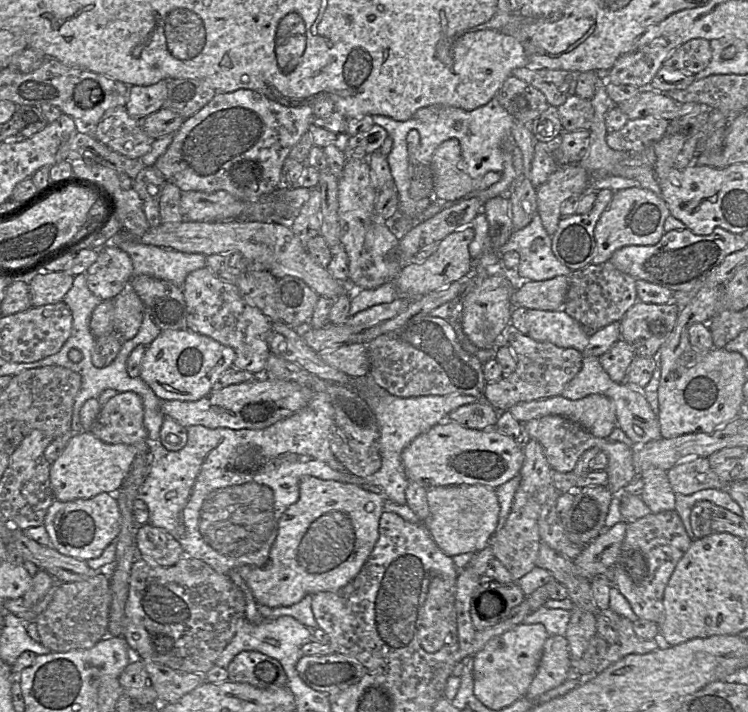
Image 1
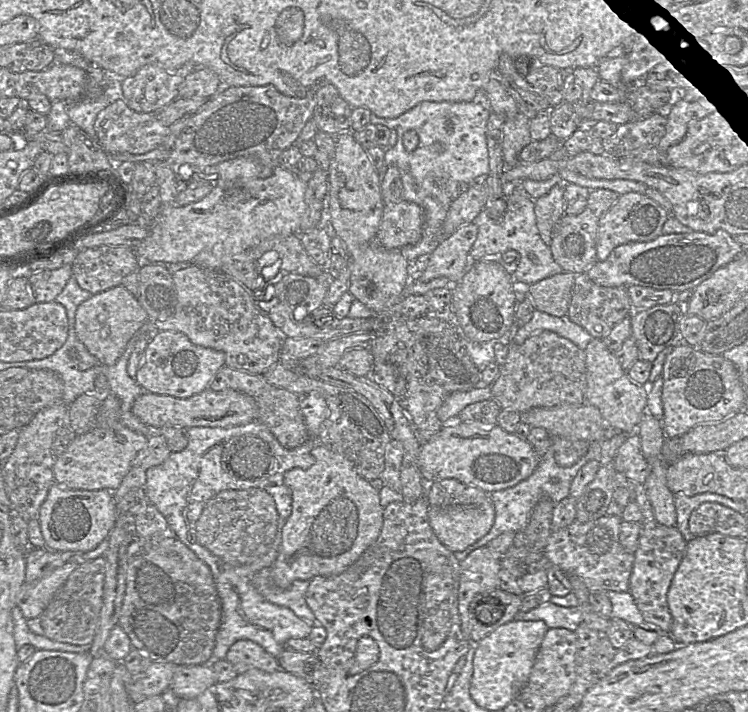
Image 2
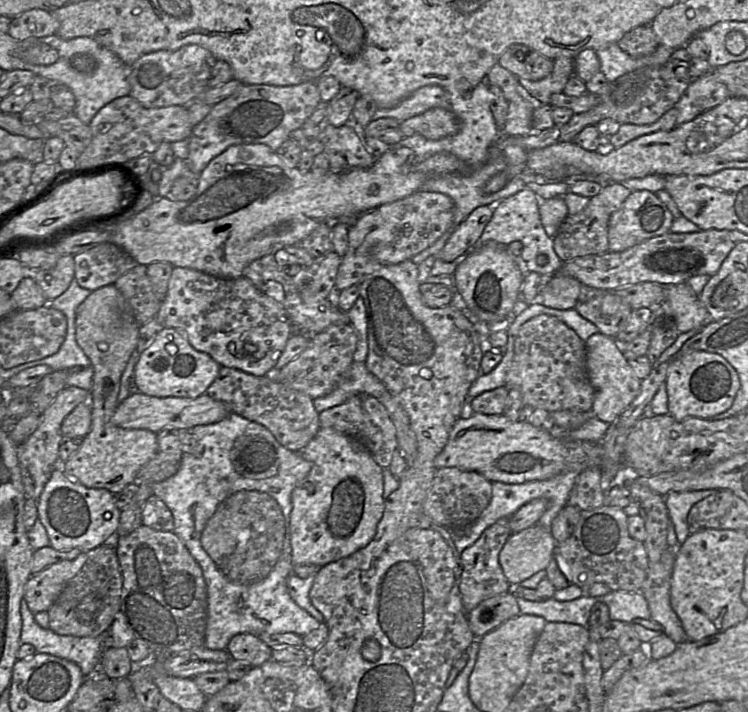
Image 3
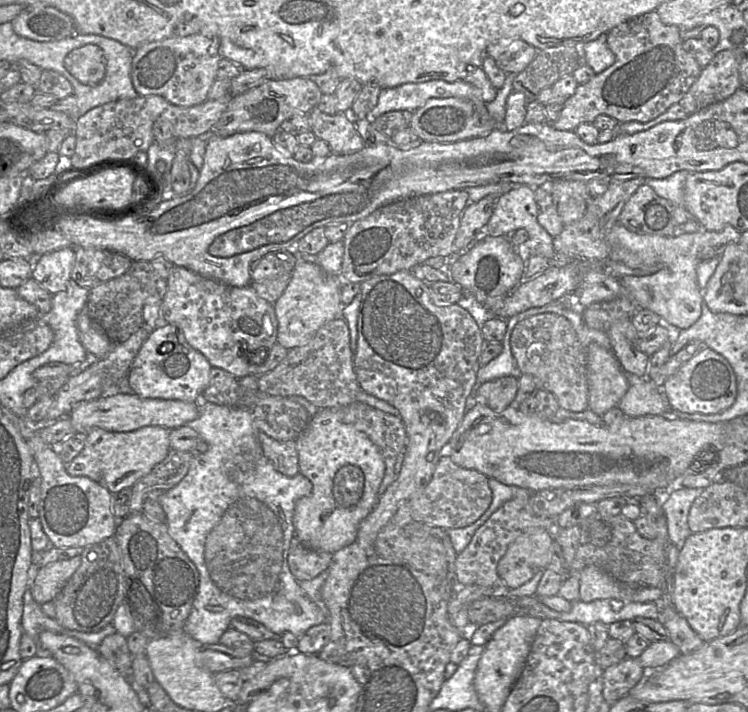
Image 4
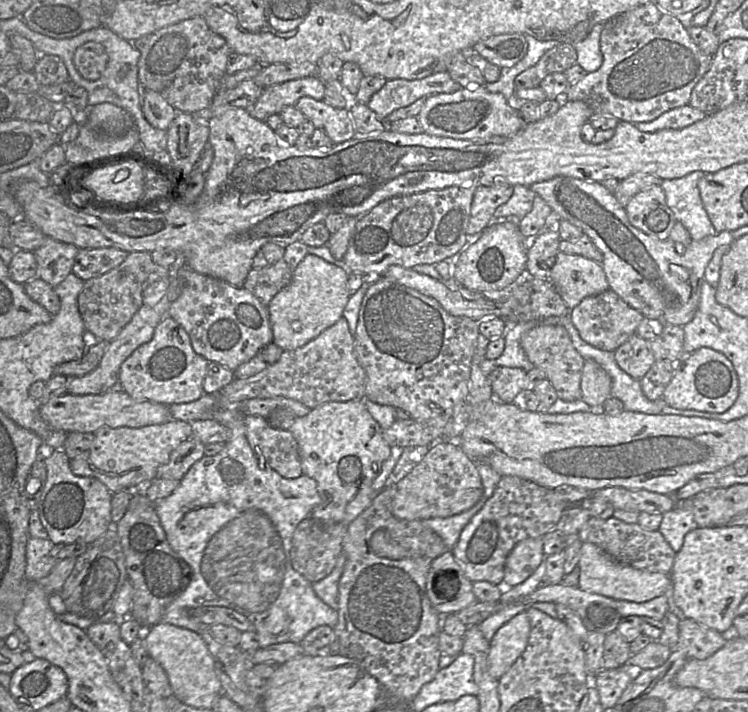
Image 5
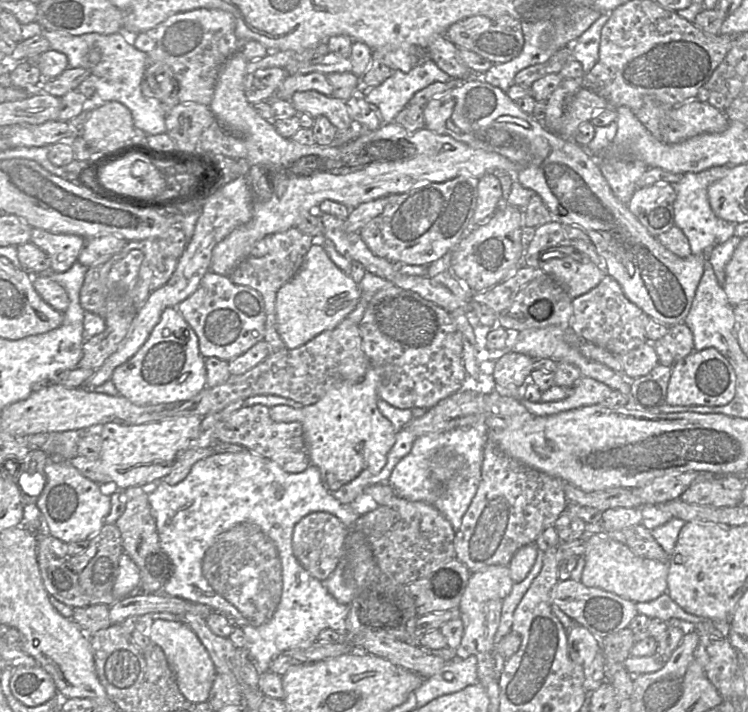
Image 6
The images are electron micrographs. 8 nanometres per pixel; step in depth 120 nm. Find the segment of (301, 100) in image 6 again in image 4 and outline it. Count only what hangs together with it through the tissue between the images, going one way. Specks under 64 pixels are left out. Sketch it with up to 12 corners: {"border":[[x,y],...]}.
{"border":[[309,112],[311,131],[331,153],[365,146],[350,113]]}

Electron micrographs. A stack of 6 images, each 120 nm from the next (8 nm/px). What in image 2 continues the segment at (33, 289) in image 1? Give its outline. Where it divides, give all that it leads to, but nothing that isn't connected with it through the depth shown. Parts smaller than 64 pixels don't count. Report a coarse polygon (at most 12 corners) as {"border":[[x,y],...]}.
{"border":[[72,265],[34,272],[35,302],[55,301],[72,275]]}

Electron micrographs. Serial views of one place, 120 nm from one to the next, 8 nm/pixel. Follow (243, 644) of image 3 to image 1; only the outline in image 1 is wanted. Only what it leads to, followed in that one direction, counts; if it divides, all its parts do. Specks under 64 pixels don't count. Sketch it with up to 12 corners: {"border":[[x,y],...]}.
{"border":[[258,651],[238,653],[228,681],[260,689],[287,685],[281,664]]}

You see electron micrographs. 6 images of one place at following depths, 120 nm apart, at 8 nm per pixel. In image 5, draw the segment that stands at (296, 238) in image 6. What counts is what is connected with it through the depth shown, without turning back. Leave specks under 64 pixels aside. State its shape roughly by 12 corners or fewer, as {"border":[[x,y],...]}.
{"border":[[296,241],[283,257],[252,268],[243,288],[264,306],[290,282],[308,254]]}

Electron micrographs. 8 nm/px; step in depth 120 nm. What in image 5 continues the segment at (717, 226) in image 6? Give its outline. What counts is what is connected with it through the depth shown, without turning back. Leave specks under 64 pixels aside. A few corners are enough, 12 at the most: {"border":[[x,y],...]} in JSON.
{"border":[[695,171],[660,184],[676,221],[694,241],[717,234]]}

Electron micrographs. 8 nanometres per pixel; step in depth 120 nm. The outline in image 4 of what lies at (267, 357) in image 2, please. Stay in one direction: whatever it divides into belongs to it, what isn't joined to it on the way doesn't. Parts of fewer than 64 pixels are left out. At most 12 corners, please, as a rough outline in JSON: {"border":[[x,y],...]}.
{"border":[[175,265],[160,321],[212,367],[254,375],[273,304]]}

